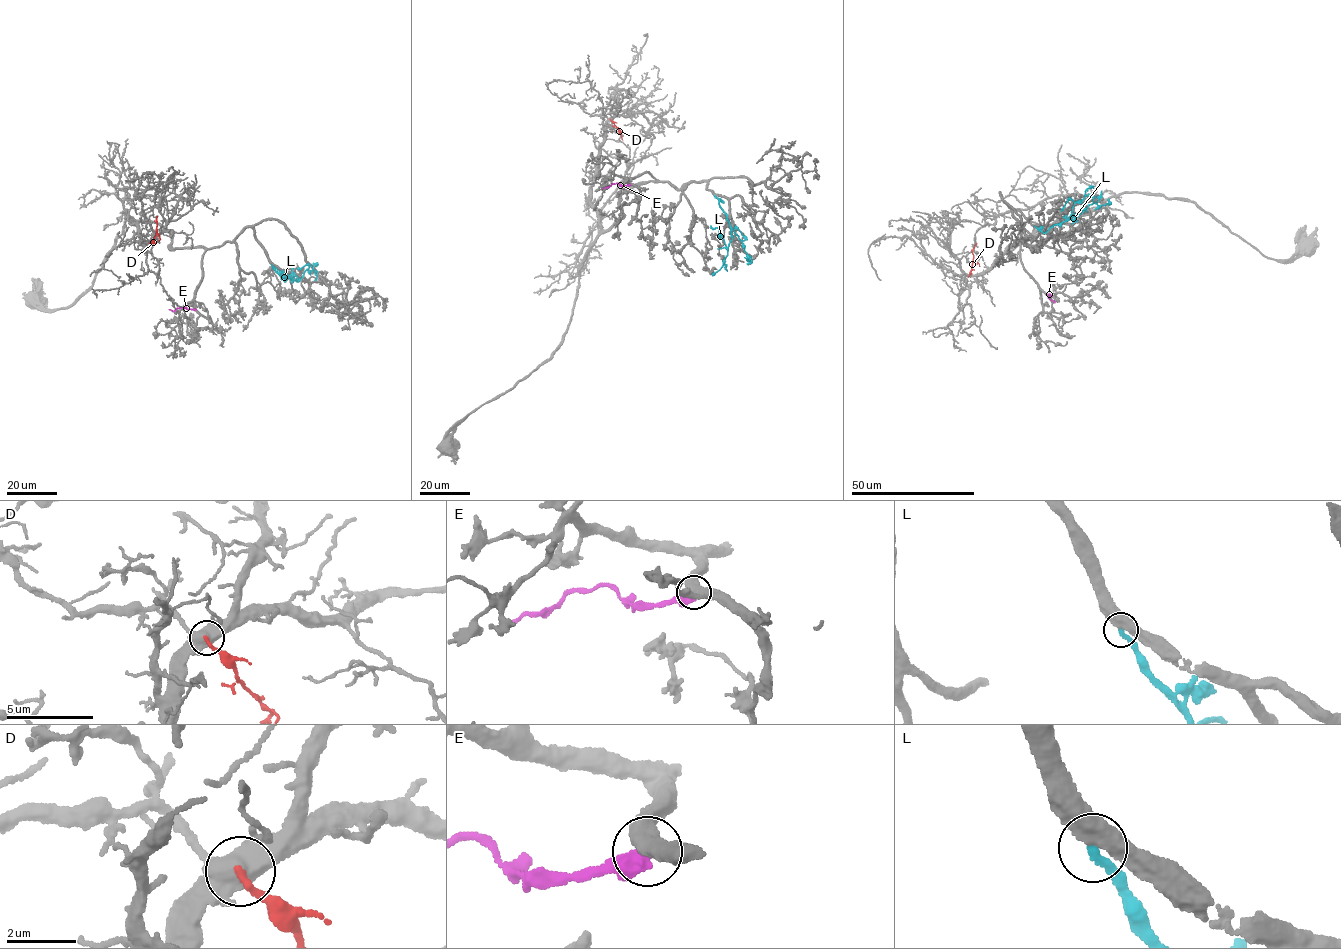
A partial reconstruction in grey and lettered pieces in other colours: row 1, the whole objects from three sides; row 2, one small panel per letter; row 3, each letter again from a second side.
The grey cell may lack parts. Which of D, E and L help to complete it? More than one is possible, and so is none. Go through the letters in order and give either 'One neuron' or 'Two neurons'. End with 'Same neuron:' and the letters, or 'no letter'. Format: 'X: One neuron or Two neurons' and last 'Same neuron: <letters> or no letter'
D: Two neurons
E: Two neurons
L: Two neurons
Same neuron: no letter

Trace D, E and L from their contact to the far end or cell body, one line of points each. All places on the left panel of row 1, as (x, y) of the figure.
D: (150, 243), (157, 231), (157, 216)
E: (195, 309), (169, 309)
L: (271, 264), (282, 279), (297, 281), (294, 273), (292, 272), (290, 277), (282, 269)

